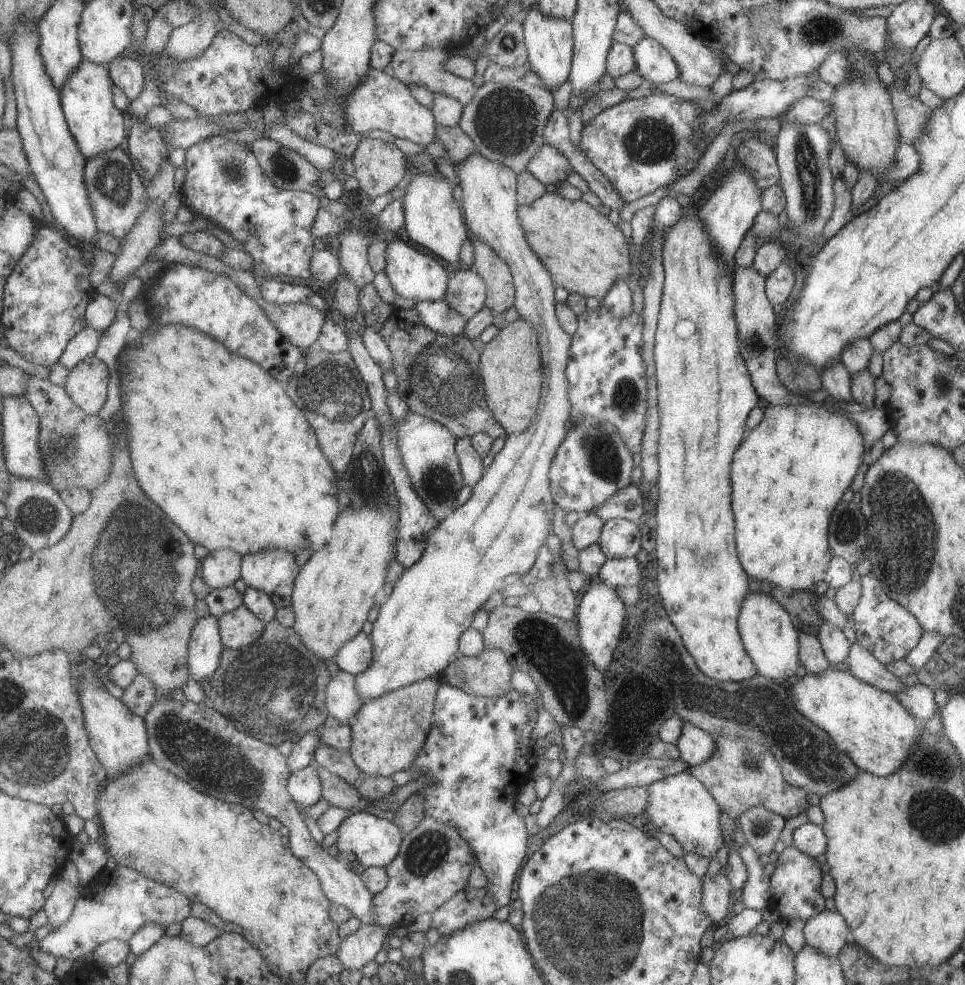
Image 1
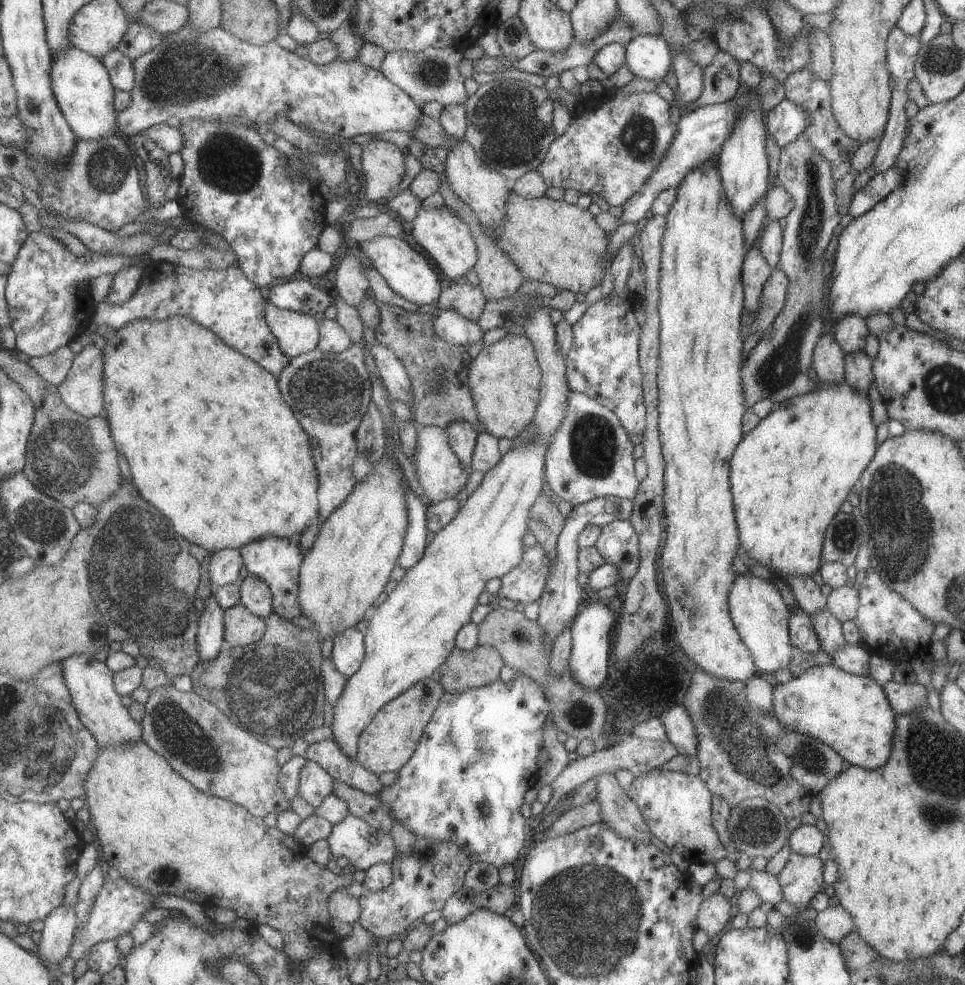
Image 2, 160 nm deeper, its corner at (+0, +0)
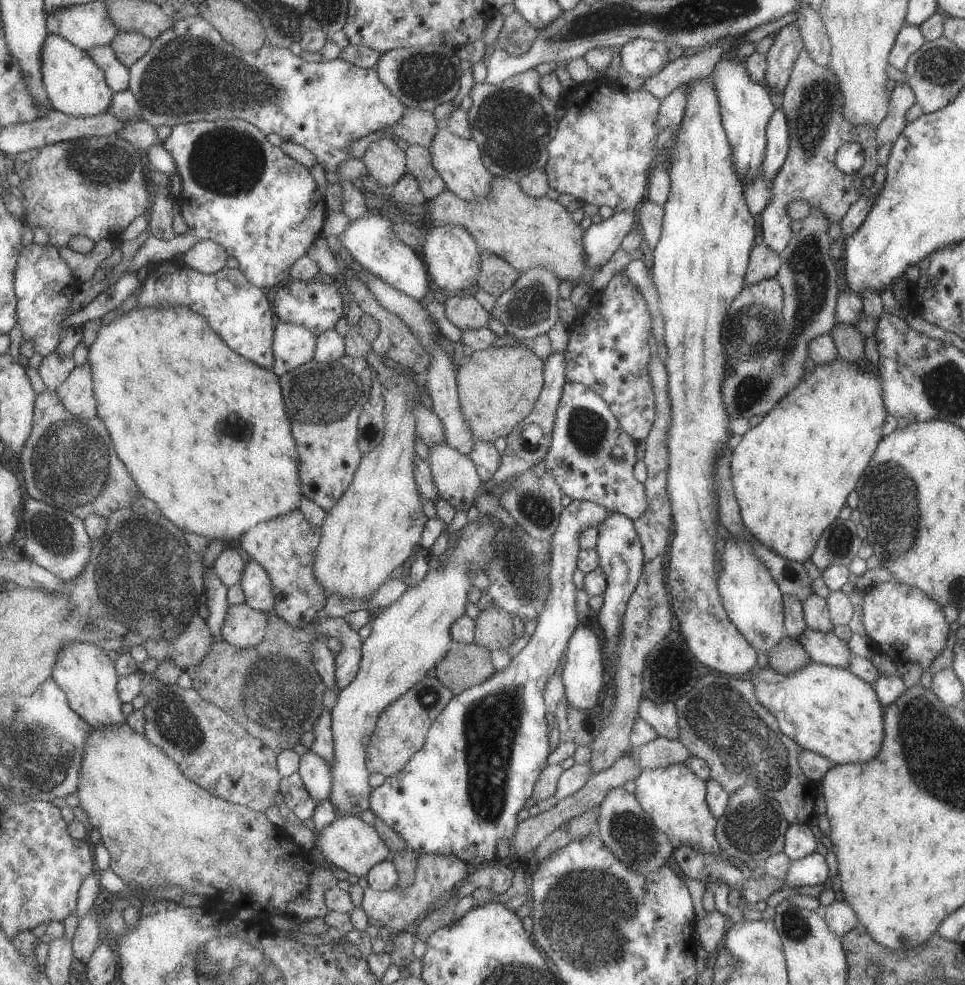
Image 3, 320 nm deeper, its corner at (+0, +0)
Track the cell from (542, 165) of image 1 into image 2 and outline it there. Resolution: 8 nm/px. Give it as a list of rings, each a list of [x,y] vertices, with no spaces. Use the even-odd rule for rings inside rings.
[[[623,93],[601,100],[599,106],[573,116],[564,130],[549,143],[547,152],[536,168],[547,187],[573,188],[580,194],[595,193],[608,205],[621,206],[650,177],[658,162],[663,158],[671,139],[674,125],[669,118],[669,106],[658,93]]]

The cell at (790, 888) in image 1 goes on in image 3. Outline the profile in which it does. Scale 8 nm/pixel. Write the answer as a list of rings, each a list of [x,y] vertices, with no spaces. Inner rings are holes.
[[[813,853],[801,859],[789,861],[787,874],[783,879],[786,888],[819,886],[828,879],[828,868],[821,854]]]

